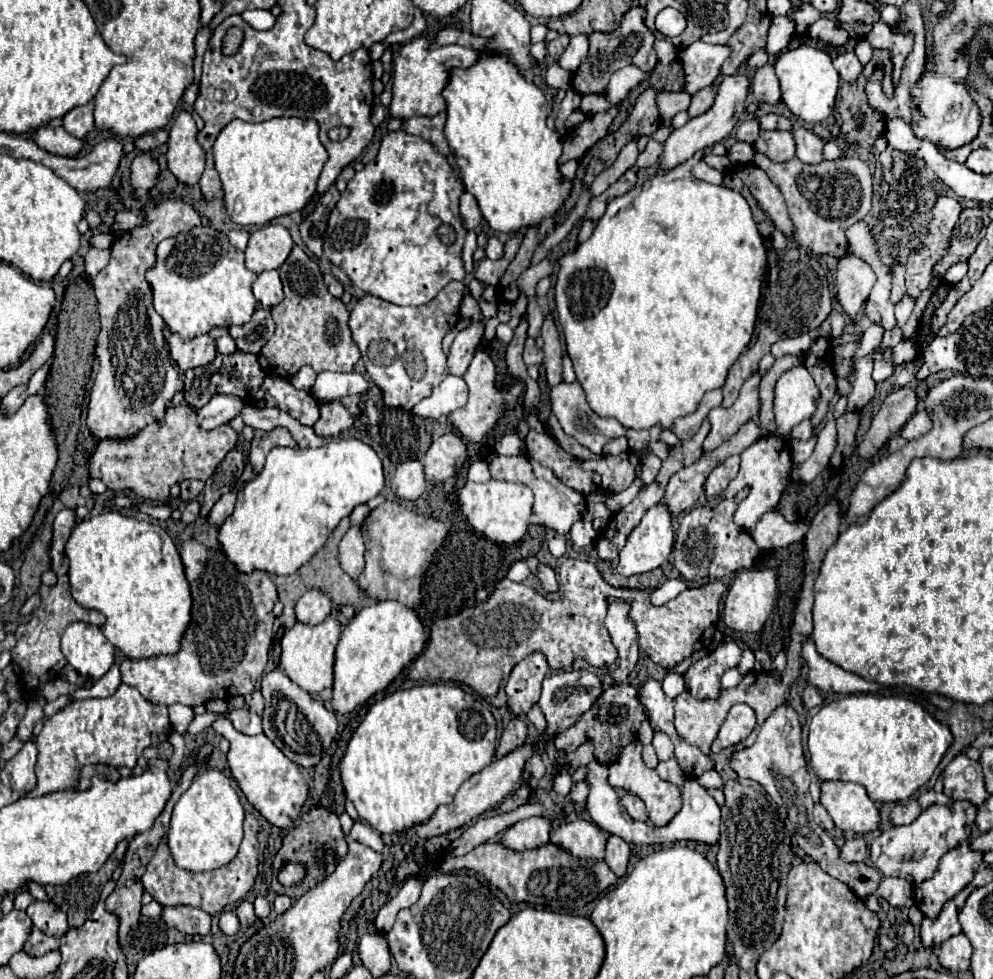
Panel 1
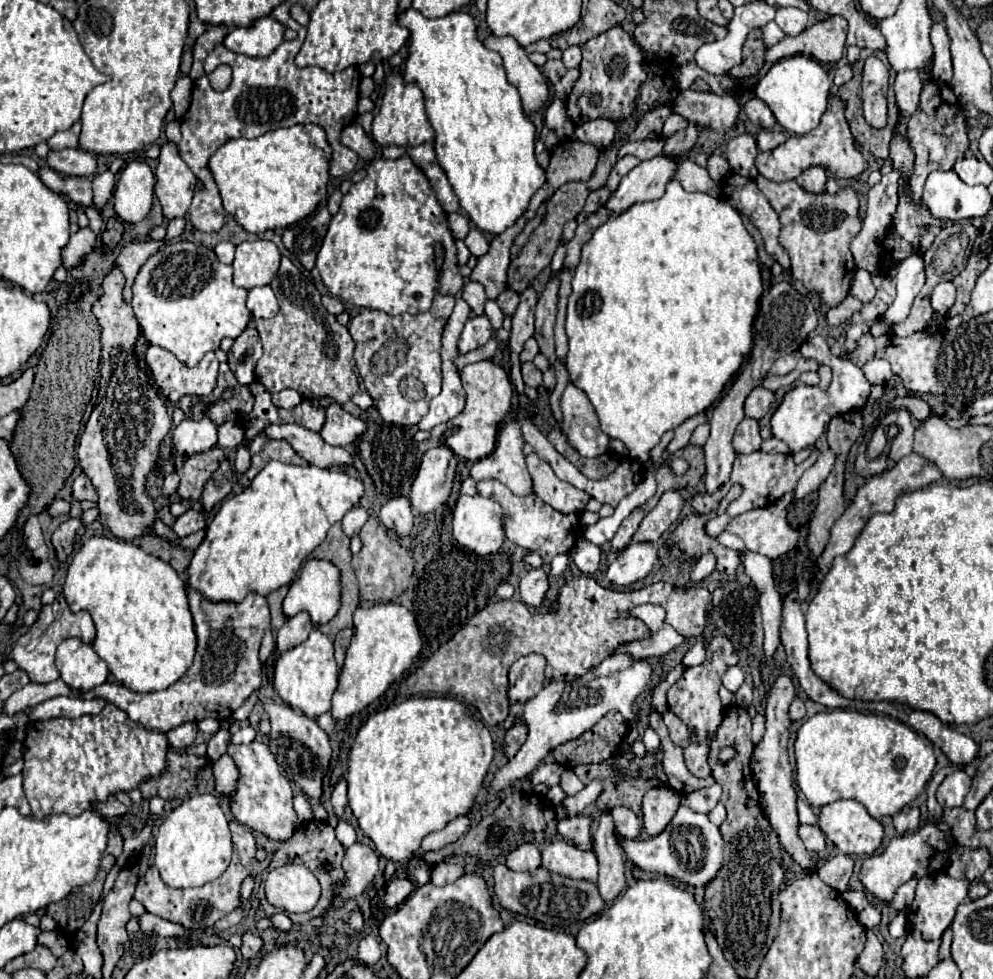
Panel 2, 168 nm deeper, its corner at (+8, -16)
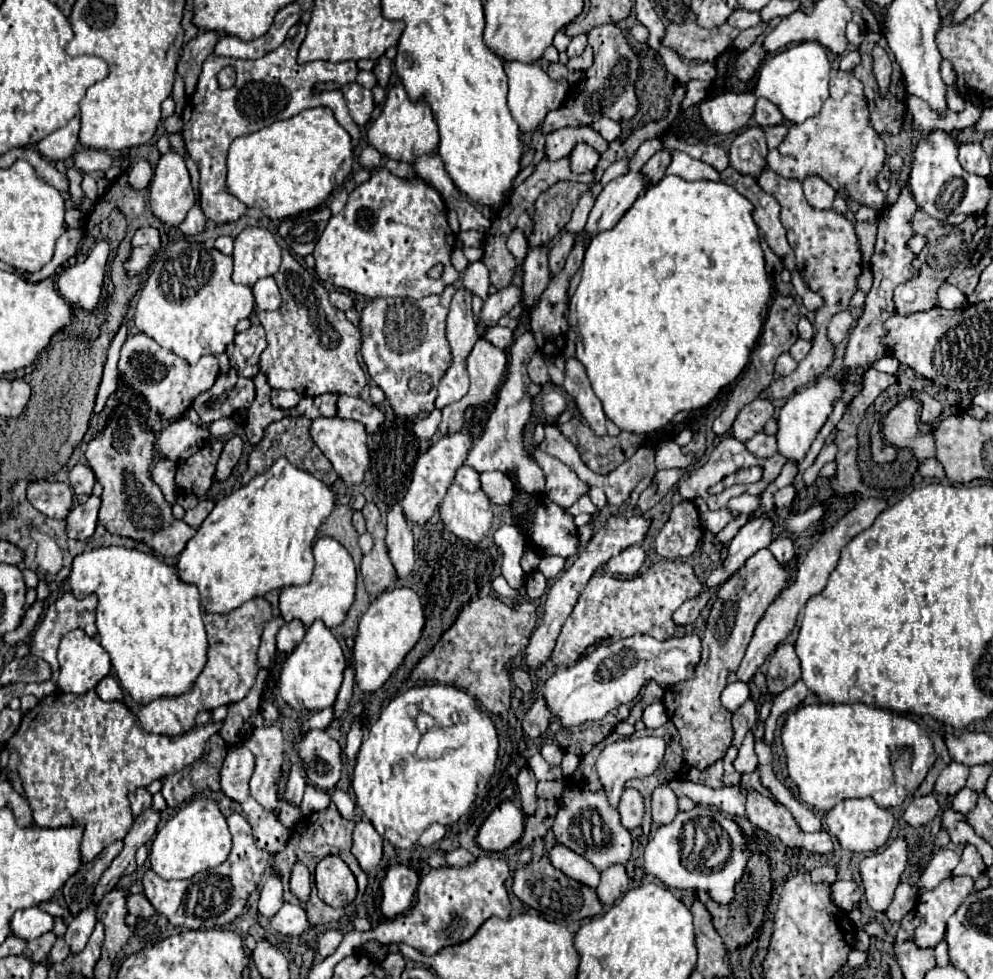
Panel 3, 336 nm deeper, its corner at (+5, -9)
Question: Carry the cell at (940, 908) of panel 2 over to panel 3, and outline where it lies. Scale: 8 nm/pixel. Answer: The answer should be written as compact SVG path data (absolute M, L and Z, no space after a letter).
M947 877L939 887L925 891L917 901L917 911L923 915L921 925L913 933L915 945L921 949L935 947L945 937L945 921L973 891L971 877Z

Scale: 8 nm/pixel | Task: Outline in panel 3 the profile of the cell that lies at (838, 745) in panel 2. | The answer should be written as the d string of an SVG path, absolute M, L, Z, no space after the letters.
M863 703L797 707L787 713L785 723L781 725L781 743L787 755L787 773L799 789L799 799L819 811L829 811L841 799L849 797L873 797L879 807L897 807L915 793L935 763L933 743L913 719Z

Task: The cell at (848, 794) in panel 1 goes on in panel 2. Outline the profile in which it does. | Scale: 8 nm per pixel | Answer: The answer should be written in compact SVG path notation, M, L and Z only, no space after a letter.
M836 800L832 804L822 806L818 814L818 826L822 828L826 838L834 842L834 846L844 854L858 854L858 856L872 854L882 844L882 836L884 836L882 824L876 818L872 818L866 812L866 808L856 800Z

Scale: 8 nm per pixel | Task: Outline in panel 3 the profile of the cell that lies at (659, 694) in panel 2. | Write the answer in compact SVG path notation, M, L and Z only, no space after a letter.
M649 681L649 683L645 685L645 691L643 691L641 699L633 705L633 709L631 709L629 717L627 717L627 723L633 725L635 721L639 721L643 709L645 709L647 705L651 705L651 703L657 703L657 701L663 701L663 689L661 689L655 681Z

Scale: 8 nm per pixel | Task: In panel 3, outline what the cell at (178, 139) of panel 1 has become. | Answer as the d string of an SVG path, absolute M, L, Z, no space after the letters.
M177 153L161 155L153 181L149 185L149 205L153 215L169 227L183 223L187 211L195 203L185 159Z

